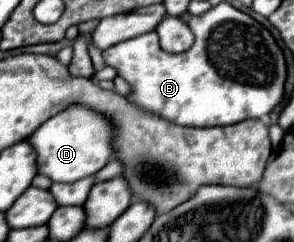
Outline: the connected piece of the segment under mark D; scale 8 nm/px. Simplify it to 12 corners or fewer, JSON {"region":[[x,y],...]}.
{"region":[[71,105],[29,143],[55,183],[95,175],[113,155],[115,123]]}

